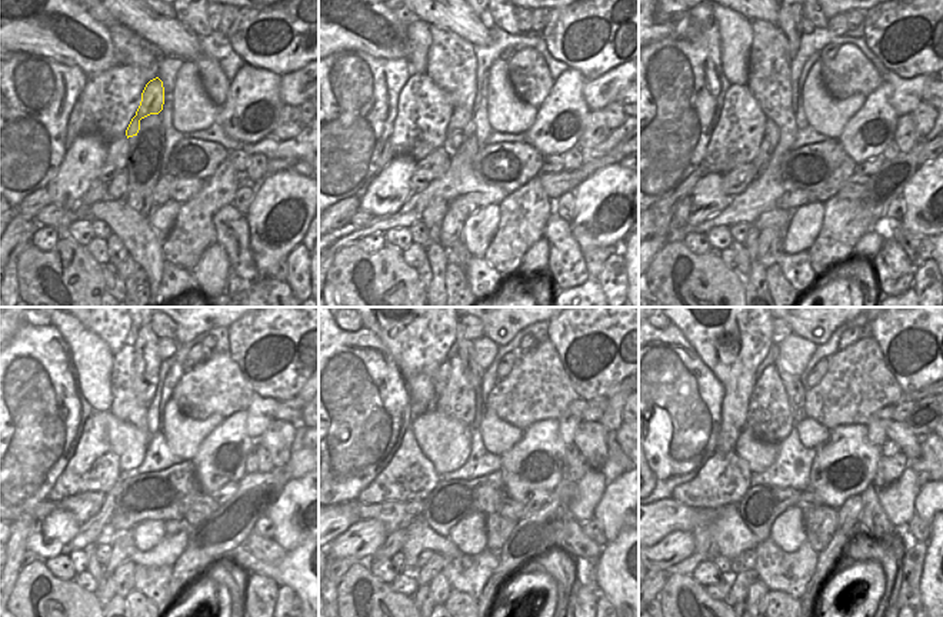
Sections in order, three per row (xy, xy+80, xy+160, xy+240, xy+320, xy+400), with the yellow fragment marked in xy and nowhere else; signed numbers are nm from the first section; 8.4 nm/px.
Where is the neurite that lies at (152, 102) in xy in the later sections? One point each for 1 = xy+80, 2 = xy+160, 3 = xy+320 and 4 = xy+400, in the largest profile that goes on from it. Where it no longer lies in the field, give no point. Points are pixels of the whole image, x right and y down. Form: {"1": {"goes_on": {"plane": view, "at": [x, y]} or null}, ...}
{"1": {"goes_on": {"plane": "xy+80", "at": [462, 114]}}, "2": {"goes_on": {"plane": "xy+160", "at": [766, 149]}}, "3": {"goes_on": {"plane": "xy+320", "at": [395, 542]}}, "4": {"goes_on": {"plane": "xy+400", "at": [687, 566]}}}

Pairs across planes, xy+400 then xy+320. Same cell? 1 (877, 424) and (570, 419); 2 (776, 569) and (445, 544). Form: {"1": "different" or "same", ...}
{"1": "same", "2": "different"}

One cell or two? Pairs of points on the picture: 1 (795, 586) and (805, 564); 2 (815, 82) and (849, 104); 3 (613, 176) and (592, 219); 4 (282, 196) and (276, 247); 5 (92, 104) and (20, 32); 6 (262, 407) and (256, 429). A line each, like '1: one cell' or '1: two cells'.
1: one cell
2: one cell
3: one cell
4: one cell
5: two cells
6: one cell

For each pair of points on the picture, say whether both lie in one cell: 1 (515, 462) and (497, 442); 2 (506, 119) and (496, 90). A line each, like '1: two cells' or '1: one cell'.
1: two cells
2: one cell

